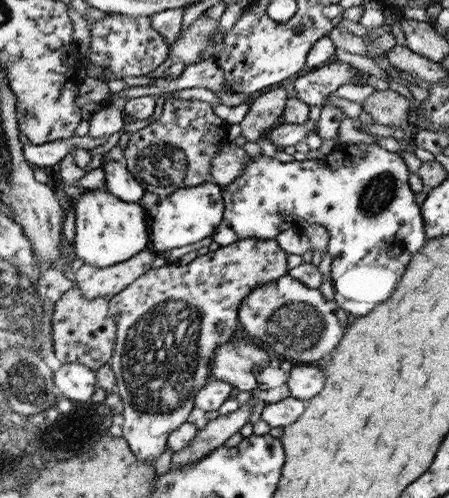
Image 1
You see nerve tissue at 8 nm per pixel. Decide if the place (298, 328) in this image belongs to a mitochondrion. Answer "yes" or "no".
yes

